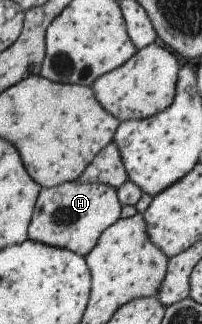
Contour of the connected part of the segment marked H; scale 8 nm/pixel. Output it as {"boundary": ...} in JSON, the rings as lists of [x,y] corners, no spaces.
{"boundary":[[[77,180],[50,188],[41,188],[28,225],[28,239],[51,247],[65,248],[85,257],[99,236],[121,217],[122,205],[117,189],[105,184]]]}

